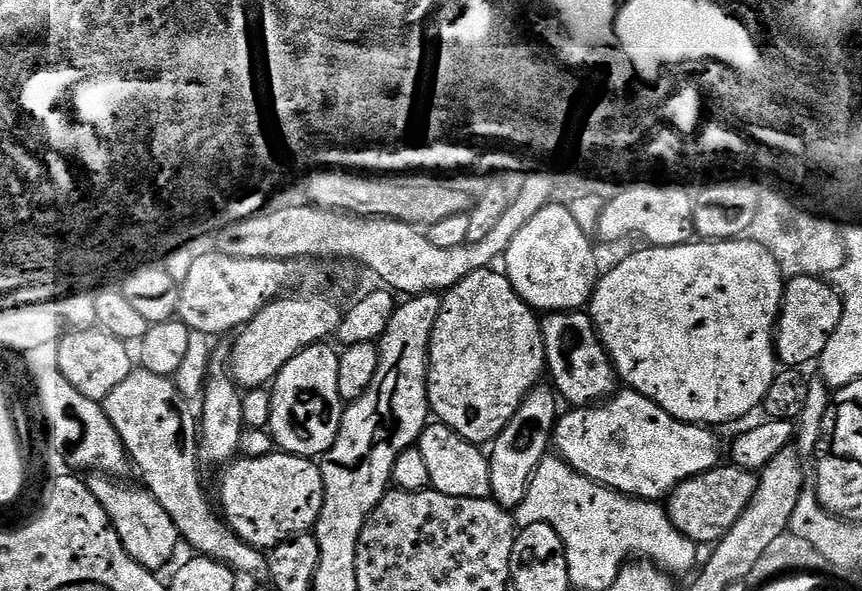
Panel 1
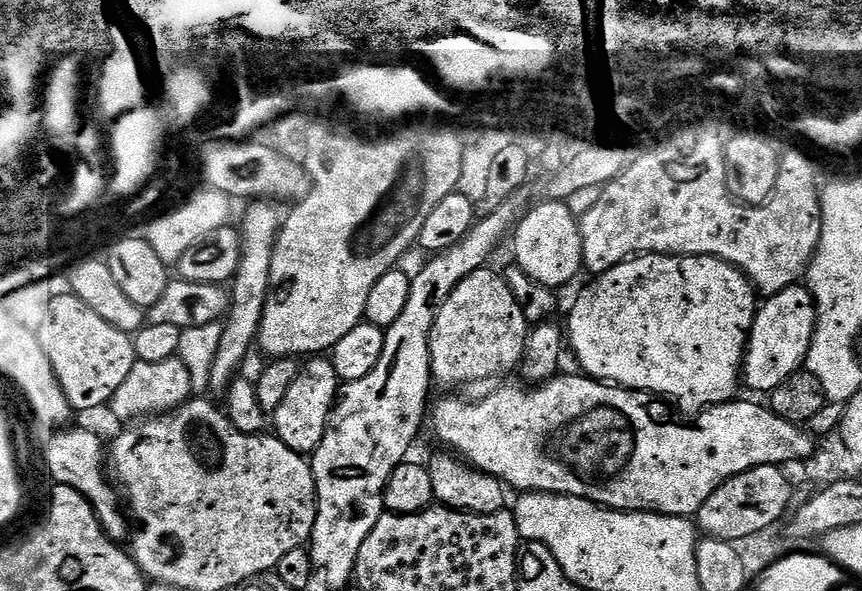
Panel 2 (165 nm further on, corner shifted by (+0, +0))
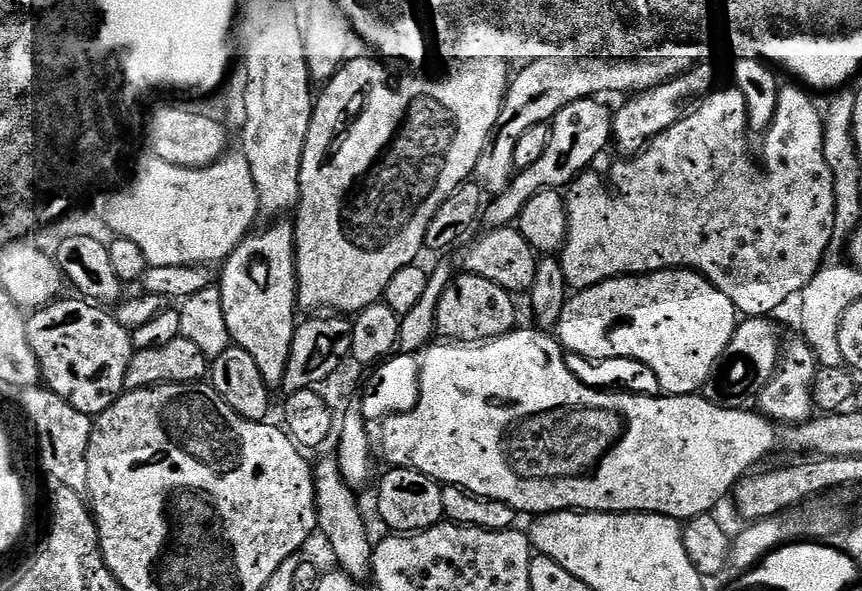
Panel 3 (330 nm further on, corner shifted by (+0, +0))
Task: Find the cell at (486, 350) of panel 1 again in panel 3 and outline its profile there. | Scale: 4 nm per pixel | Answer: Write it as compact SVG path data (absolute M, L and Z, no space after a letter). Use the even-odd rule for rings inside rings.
M460 274L442 294L436 311L436 330L441 337L452 342L478 344L493 340L517 327L516 304L513 293L486 278Z

